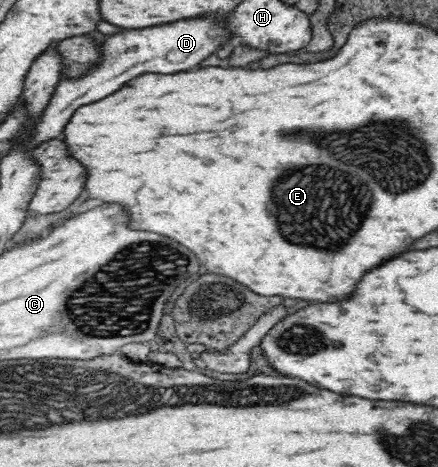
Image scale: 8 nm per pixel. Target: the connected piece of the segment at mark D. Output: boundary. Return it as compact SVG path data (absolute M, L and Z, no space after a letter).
M202 16L198 20L180 20L174 24L162 24L154 28L142 28L142 30L124 29L118 34L108 35L101 43L102 62L93 69L88 69L83 75L59 80L54 94L43 110L44 114L39 118L40 122L34 130L34 138L30 140L30 144L38 146L46 140L58 138L78 106L106 98L108 94L120 90L126 82L140 76L142 72L174 74L180 70L194 68L204 58L216 53L225 40L230 39L228 34L231 32L228 29L226 20L216 22L214 16Z

